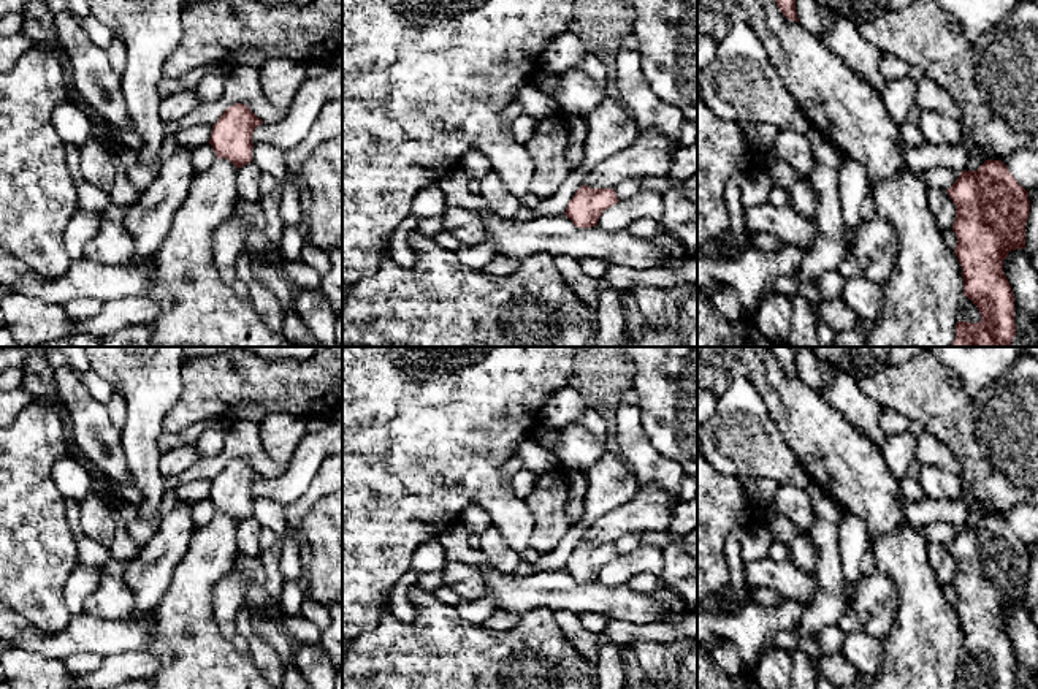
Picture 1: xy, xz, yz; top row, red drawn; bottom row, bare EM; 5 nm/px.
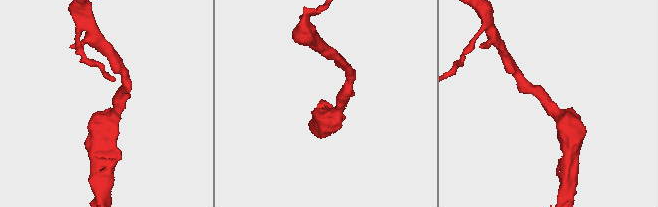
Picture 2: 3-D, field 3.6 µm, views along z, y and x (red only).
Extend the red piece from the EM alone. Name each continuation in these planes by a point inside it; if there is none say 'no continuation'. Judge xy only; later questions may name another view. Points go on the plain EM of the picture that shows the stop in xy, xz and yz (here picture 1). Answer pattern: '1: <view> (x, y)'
no continuation

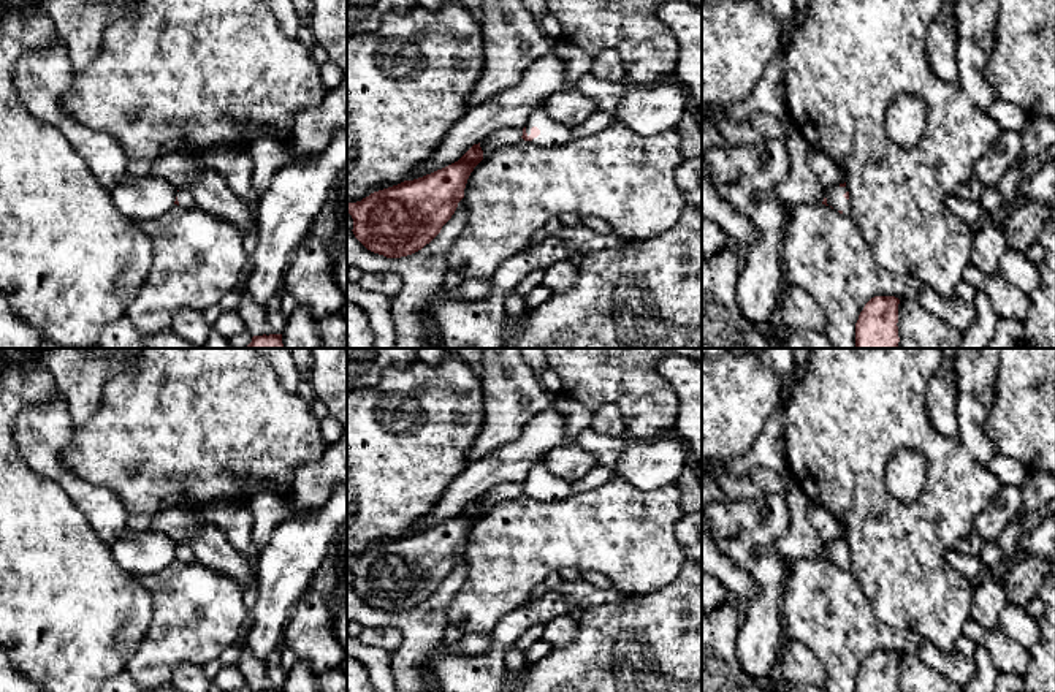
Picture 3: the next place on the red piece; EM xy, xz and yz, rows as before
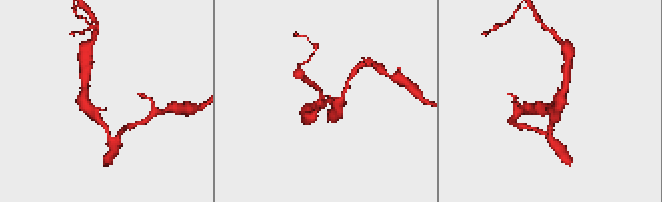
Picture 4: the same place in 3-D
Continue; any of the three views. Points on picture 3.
1: xz (552, 488)

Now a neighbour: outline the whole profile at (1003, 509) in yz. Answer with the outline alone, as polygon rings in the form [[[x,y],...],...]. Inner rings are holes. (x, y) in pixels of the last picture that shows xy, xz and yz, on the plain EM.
[[[1003,486],[992,502],[974,518],[973,527],[982,542],[995,542],[1001,530],[1017,516],[1020,489]]]

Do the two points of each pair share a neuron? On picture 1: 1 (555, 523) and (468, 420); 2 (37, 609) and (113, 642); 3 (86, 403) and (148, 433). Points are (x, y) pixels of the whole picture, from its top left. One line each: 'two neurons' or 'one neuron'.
1: two neurons
2: two neurons
3: two neurons

